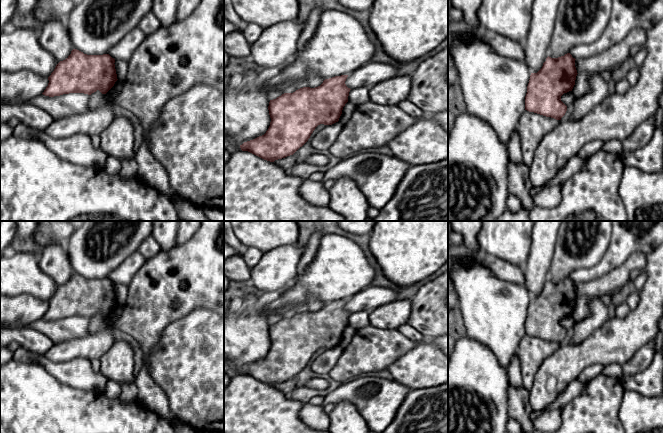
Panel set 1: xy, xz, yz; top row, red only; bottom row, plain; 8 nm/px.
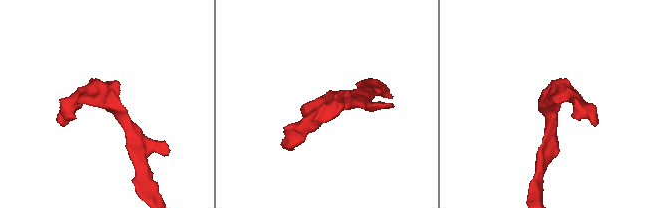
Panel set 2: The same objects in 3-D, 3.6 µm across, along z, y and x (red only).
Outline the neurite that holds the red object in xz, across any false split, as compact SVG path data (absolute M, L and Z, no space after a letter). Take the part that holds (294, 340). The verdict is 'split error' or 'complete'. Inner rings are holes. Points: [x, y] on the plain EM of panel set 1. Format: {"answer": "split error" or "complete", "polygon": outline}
{"answer": "complete", "polygon": "M335 300L325 303L318 311L303 311L270 324L268 334L271 346L268 354L264 359L244 366L240 369L241 374L270 386L293 379L308 365L318 349L332 349L339 345L351 314L345 308L347 301Z"}

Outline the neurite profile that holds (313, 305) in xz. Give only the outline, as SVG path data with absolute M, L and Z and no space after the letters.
M310 298L307 301L307 311L310 311L310 312L318 311L323 307L323 305L324 305L323 302L314 298Z

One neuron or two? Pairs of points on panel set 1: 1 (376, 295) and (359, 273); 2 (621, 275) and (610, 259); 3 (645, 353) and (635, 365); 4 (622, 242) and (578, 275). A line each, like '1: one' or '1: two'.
1: two
2: two
3: one
4: one

